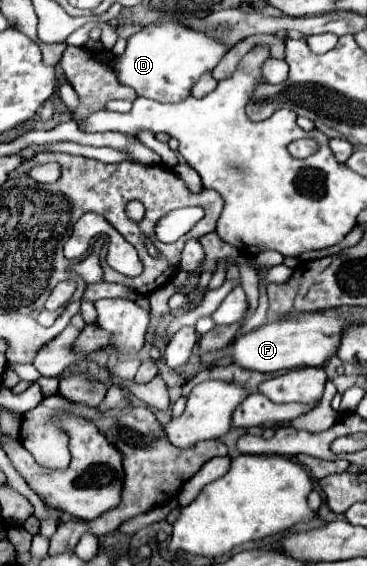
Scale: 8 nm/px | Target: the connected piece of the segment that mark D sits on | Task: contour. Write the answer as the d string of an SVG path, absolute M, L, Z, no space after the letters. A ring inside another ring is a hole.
M154 23L128 37L124 55L116 57L112 67L118 71L120 83L132 87L140 97L160 103L178 103L190 95L196 79L212 71L226 53L228 47L202 31L182 27L180 23Z

